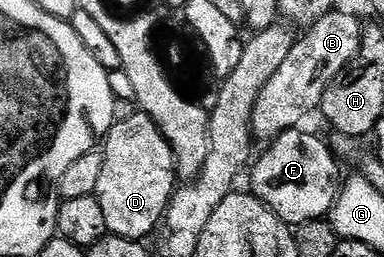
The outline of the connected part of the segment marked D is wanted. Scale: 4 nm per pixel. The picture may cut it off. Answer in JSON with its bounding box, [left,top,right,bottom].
[95,111,178,241]

